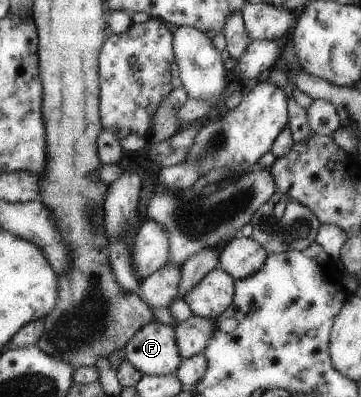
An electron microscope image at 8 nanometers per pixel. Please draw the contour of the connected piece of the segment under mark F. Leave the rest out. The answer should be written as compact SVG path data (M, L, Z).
M154 318L128 339L122 355L136 371L148 375L175 373L181 362L173 327Z

